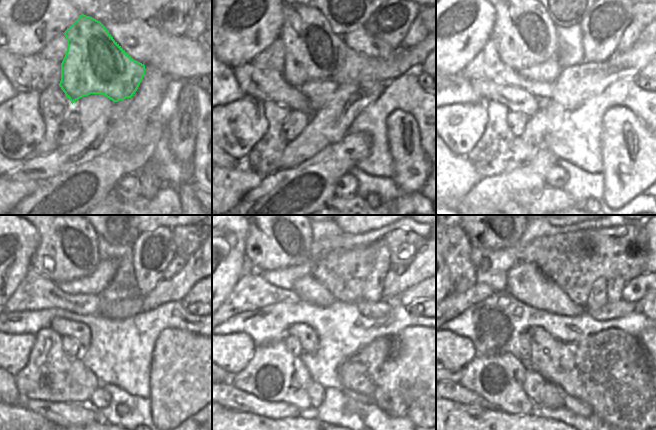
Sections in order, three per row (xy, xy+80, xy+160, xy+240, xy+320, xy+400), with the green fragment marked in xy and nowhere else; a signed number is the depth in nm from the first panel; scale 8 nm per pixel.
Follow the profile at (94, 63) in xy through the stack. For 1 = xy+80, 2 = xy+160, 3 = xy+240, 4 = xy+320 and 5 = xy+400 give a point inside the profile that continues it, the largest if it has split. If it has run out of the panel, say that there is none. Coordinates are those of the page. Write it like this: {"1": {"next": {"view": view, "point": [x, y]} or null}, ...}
{"1": {"next": {"view": "xy+80", "point": [313, 51]}}, "2": {"next": {"view": "xy+160", "point": [524, 35]}}, "3": {"next": {"view": "xy+240", "point": [67, 250]}}, "4": {"next": {"view": "xy+320", "point": [280, 235]}}, "5": {"next": {"view": "xy+400", "point": [489, 235]}}}

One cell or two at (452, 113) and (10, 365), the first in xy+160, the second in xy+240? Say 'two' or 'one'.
one

